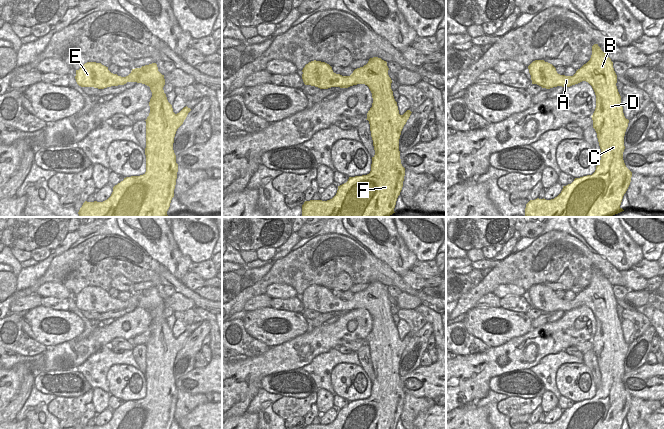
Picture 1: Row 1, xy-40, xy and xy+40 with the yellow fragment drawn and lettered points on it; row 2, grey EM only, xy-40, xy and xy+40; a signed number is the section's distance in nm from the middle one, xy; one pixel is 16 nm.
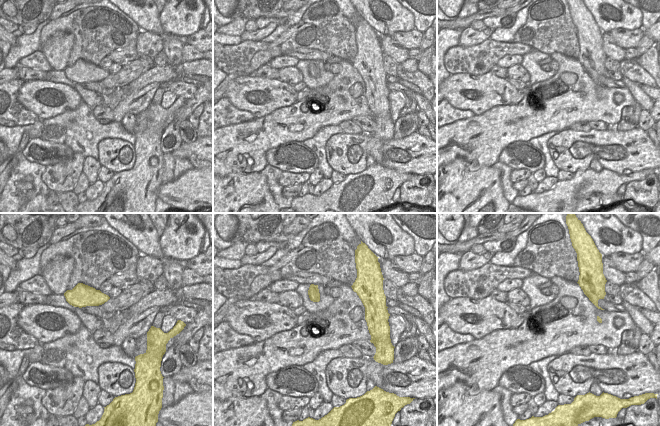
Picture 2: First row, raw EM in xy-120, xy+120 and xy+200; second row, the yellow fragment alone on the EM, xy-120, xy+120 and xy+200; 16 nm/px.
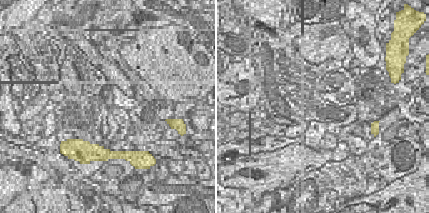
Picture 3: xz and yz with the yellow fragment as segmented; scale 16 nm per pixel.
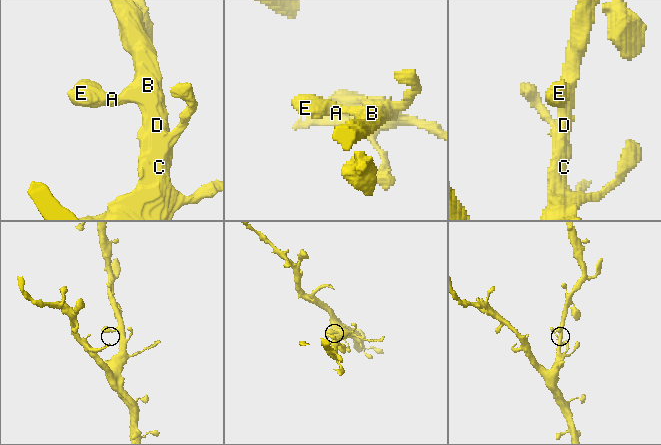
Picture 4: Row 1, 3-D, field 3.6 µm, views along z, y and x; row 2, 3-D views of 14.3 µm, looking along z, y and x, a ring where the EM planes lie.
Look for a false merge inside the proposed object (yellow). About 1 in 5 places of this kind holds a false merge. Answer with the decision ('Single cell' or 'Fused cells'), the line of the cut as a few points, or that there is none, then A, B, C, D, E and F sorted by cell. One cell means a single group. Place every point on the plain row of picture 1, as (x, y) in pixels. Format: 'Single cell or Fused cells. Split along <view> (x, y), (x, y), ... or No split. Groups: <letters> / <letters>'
Single cell. No split. Groups: A B C D E F

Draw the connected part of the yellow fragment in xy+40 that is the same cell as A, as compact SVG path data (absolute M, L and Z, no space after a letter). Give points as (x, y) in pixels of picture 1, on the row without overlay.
M598 268L592 270L590 284L576 295L573 300L565 300L557 297L556 292L544 284L535 284L529 290L532 308L550 313L557 310L564 312L588 306L596 319L596 332L593 337L593 352L597 357L601 373L601 384L597 387L596 394L592 399L575 402L571 408L563 410L561 417L551 424L530 424L526 429L621 429L632 401L632 396L626 391L623 384L624 360L629 344L625 342L621 327L621 320L616 307L617 299L613 292L613 286L604 277Z

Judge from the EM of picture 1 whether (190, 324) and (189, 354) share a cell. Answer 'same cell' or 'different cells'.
different cells

